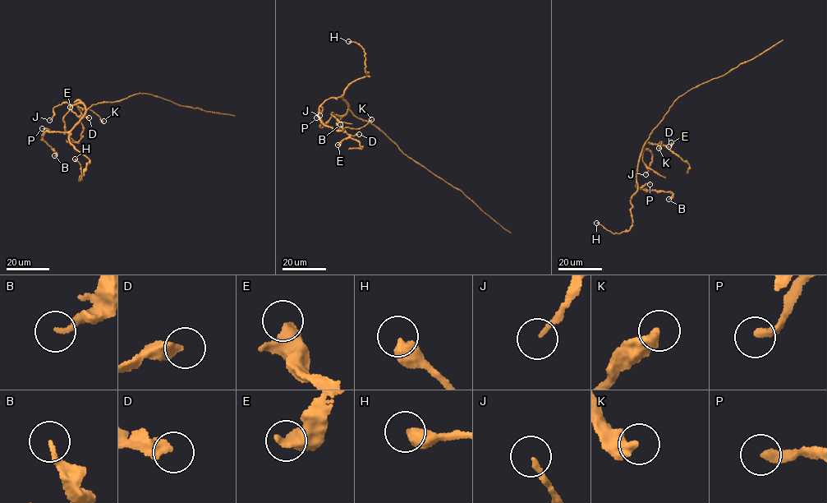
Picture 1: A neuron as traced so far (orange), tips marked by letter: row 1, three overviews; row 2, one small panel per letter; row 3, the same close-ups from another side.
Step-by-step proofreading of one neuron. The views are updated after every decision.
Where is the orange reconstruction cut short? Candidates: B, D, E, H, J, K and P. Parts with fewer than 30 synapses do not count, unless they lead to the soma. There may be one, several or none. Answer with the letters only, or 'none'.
none

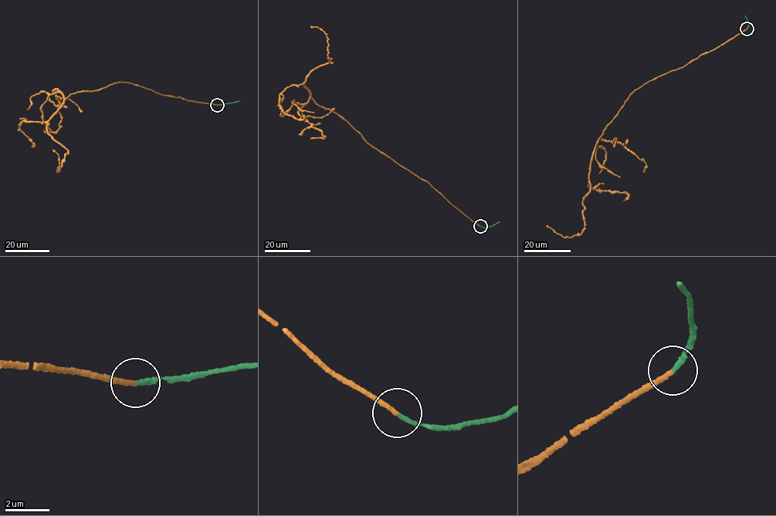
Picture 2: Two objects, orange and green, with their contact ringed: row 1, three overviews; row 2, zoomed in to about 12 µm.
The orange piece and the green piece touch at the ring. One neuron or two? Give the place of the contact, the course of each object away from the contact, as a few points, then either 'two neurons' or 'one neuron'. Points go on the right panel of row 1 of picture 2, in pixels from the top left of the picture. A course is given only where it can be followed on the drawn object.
place (747, 28); course orange (747, 28), (633, 92), (595, 146), (590, 192), (582, 200), (584, 229), (562, 237), (546, 225); course green (747, 28), (749, 21), (744, 15); one neuron

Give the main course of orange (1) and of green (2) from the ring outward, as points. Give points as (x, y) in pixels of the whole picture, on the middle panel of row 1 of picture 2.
1: (480, 226), (428, 183), (372, 147), (337, 114), (316, 105), (303, 85), (331, 58), (327, 34), (310, 26)
2: (480, 226), (489, 227), (499, 221)

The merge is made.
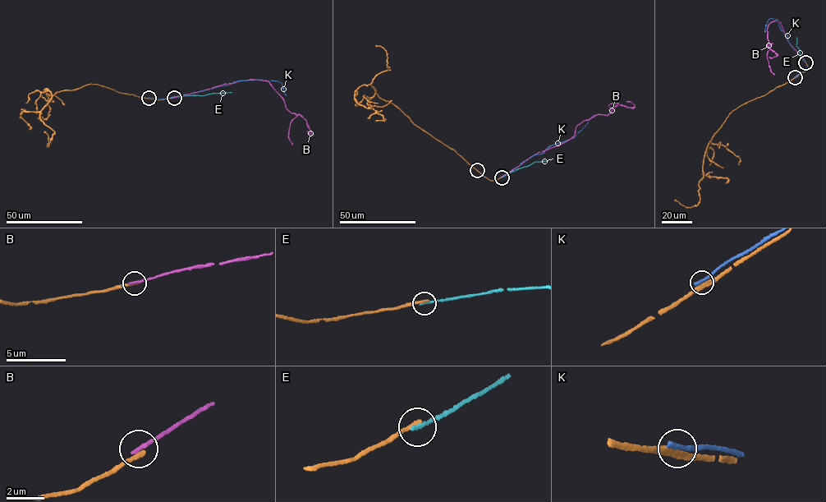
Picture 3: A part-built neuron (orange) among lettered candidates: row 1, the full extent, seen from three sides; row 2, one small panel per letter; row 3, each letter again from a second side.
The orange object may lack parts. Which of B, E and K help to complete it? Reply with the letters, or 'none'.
none

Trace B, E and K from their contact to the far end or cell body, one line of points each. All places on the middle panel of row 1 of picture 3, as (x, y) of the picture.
B: (502, 177), (538, 153), (565, 142), (584, 121), (598, 114), (607, 115), (617, 105), (635, 107), (626, 101)
E: (502, 177), (535, 162), (550, 159)
K: (477, 170), (490, 180), (496, 180), (534, 155), (541, 154), (548, 148), (574, 137), (594, 115)

